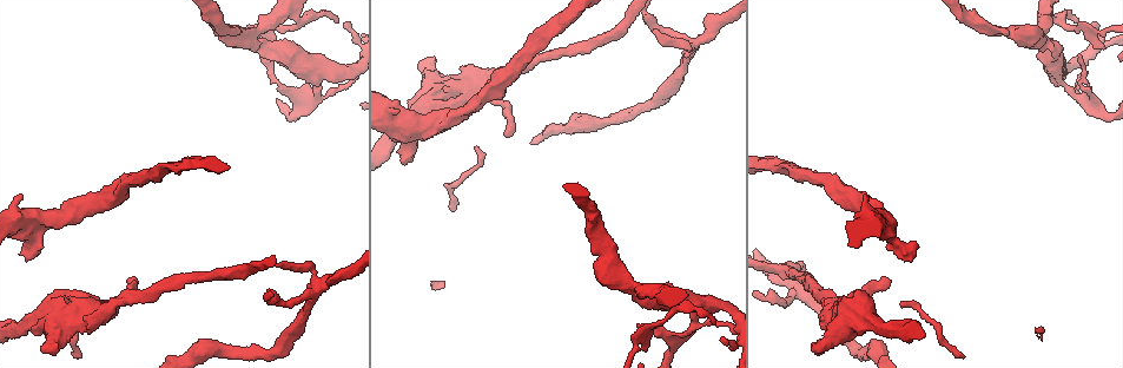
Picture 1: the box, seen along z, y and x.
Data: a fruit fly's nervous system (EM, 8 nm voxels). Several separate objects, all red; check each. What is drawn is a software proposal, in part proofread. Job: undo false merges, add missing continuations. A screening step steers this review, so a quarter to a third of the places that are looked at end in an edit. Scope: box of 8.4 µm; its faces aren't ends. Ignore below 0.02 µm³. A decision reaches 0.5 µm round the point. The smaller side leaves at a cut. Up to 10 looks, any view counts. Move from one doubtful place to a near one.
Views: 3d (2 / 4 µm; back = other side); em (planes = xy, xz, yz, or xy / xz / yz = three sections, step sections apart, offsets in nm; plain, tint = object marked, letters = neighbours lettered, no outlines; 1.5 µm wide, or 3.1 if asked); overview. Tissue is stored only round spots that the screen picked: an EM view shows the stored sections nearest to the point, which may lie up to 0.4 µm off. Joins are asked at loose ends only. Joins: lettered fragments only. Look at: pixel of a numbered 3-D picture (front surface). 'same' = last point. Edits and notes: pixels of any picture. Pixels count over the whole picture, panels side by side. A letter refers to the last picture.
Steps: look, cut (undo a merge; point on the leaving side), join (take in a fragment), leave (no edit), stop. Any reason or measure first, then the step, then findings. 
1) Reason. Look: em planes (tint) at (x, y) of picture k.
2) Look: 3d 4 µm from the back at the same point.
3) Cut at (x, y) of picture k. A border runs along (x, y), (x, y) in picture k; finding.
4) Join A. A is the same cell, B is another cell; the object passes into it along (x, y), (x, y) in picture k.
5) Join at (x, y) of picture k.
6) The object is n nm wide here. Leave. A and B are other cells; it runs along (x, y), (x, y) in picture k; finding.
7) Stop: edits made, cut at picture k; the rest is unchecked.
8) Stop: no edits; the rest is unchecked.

Two arms in line, one across. Look: em xz step 4 (tint) at (802, 292) of picture 1.

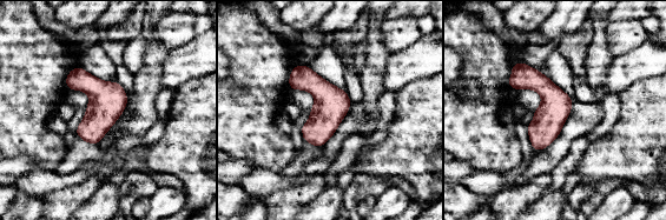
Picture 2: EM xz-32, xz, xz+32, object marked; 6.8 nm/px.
Look: em planes (letters) at the same point.

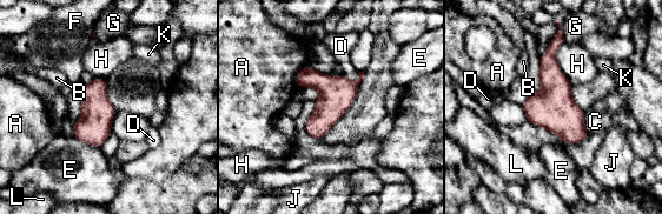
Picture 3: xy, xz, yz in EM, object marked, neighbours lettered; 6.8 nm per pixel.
Leave. A, B, C, D, E, F, G, H, J, K and L are other cells; a border runs along (583, 111), (584, 128), (589, 134) in picture 3; all the same cell.

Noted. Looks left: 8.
Abrupt turn. Look: em xy step 8 (tint) at (298, 22) of picture 1.

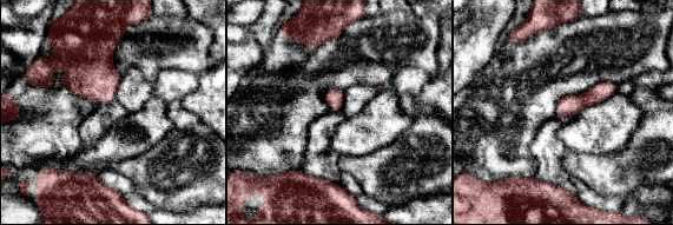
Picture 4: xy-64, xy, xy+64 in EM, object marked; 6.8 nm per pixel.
Look: em planes (letters) at the same point.

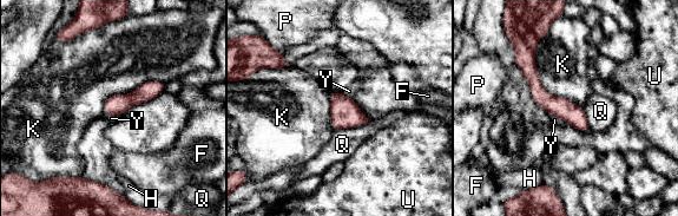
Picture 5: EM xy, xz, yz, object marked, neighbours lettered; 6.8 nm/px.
The longest contact is with K, 600 nm. Leave. F, H, K, P, Q, U and Y are other cells; it runs along (530, 51), (537, 90), (586, 128) in picture 5; one cell here.

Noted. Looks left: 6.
Thick turns thin. Look: em planes (letters) at (1010, 33) of picture 1.

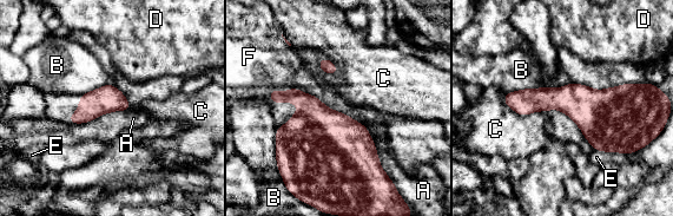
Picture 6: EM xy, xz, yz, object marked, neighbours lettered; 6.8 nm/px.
The longest contact is with B, 460 nm. Leave. A, B, C, D, E and F are other cells; a border runs along (268, 95), (301, 89), (319, 98) in picture 6; all the same cell.

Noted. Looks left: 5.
Branch stops here. Look: em xz step 8 (tint) at (402, 156) of picture 1.

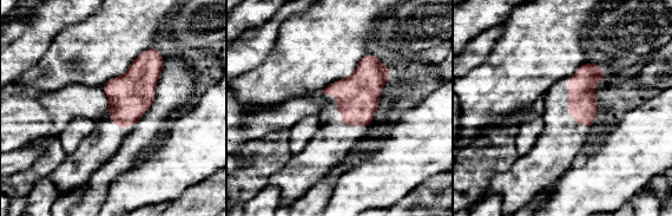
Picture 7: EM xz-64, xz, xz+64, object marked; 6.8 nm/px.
Another direction. Look: em planes (letters) at the same point.

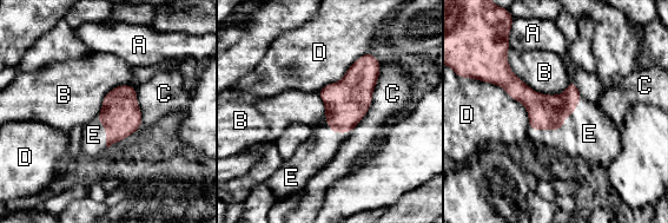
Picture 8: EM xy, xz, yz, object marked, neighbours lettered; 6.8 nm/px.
Join E. E is the same cell, A, B, C and D are other cells; the object passes into it along (546, 112), (563, 125), (589, 133) in picture 8; it goes on there.

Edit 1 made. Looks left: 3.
Stop: edits made, join at picture 8; the rest is unchecked.

